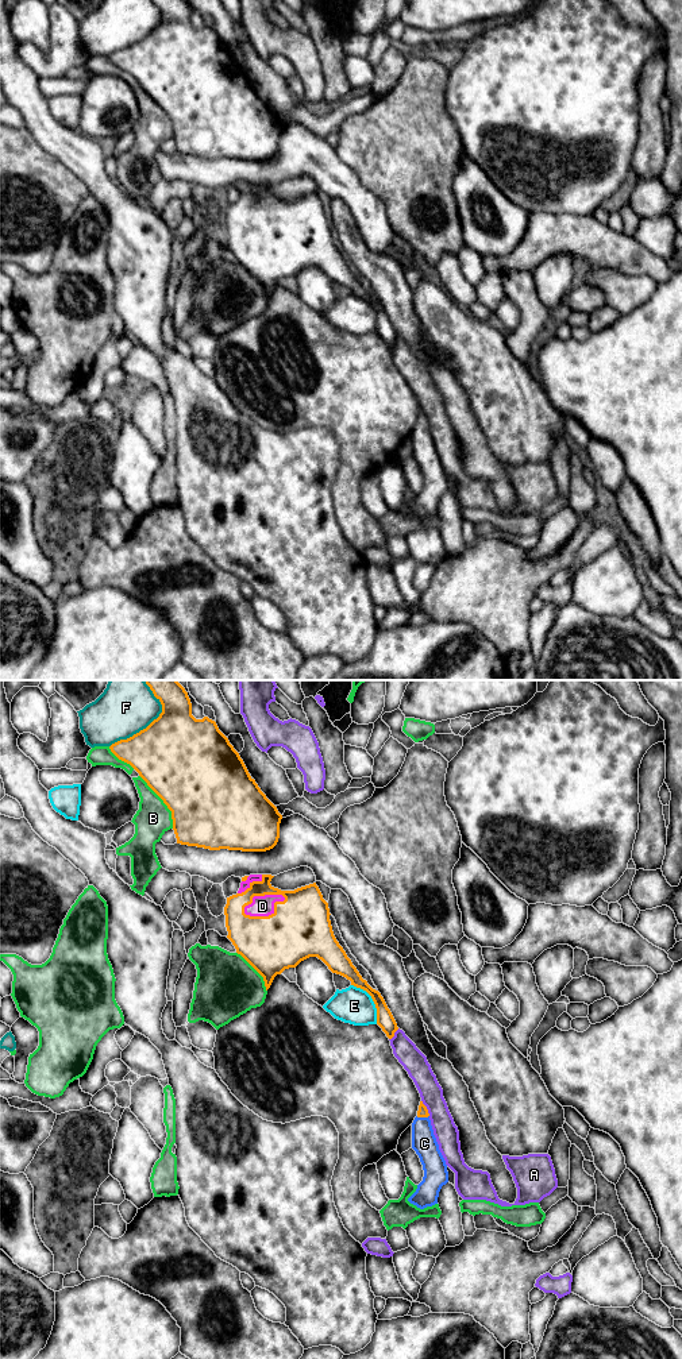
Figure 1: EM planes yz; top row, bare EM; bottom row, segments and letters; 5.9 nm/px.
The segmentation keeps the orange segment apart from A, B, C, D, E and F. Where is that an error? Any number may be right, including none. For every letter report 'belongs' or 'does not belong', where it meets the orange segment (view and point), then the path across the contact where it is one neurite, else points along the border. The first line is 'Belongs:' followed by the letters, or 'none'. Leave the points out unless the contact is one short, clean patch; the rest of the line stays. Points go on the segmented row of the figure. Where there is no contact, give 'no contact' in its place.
Belongs: C, D
A: does not belong; contact yz (426, 1108)
B: does not belong; contact yz (164, 802)
C: belongs; contact yz (422, 1116); way yz (423, 1112), (422, 1116), (424, 1143)
D: belongs; contact yz (261, 895)
E: does not belong; contact yz (373, 1000)
F: does not belong; contact yz (153, 721)

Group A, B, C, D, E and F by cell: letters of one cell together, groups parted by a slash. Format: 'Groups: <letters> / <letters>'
Groups: A / B / C D / E / F

